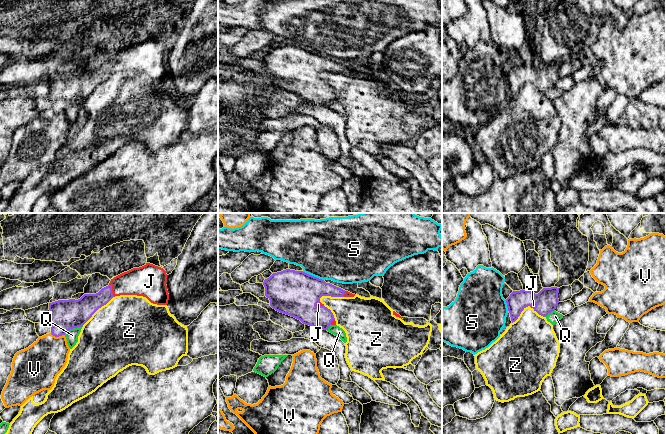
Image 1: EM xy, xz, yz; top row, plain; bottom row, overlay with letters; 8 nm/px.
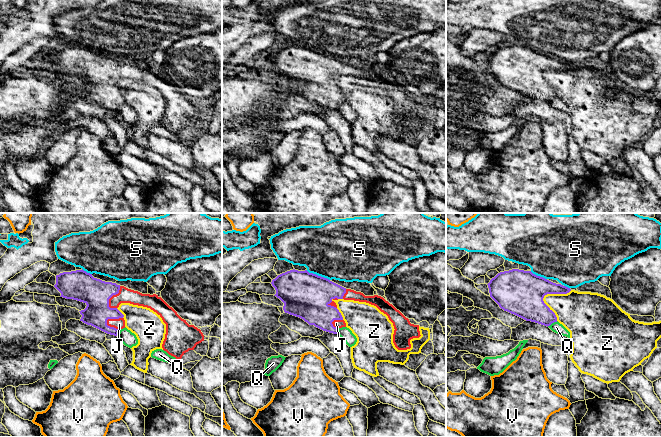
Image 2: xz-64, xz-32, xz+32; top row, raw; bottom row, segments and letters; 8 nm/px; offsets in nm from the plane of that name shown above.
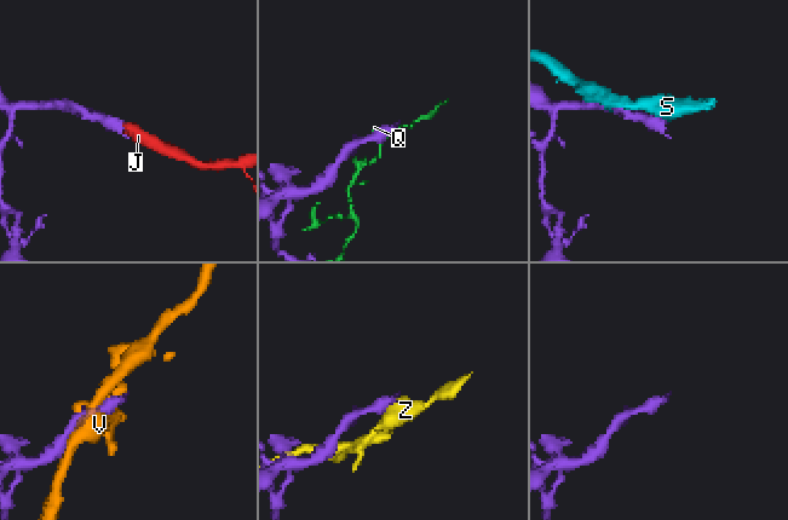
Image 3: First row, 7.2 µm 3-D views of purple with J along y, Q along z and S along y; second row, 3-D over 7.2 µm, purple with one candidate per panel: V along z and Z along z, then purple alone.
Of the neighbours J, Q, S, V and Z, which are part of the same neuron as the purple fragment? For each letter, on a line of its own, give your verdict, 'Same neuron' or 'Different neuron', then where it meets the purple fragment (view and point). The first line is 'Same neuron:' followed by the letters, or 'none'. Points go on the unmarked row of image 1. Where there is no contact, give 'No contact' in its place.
Same neuron: J
J: Same neuron. Touches purple at xy (111, 66)
Q: Different neuron. Touches purple at xy (73, 103)
S: Different neuron. Touches purple at xz (313, 52)
V: Different neuron. Touches purple at xy (57, 112)
Z: Different neuron. Touches purple at xy (97, 85)

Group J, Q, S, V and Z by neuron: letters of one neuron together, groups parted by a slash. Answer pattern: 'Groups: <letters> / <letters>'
Groups: J / Q / S / V / Z

